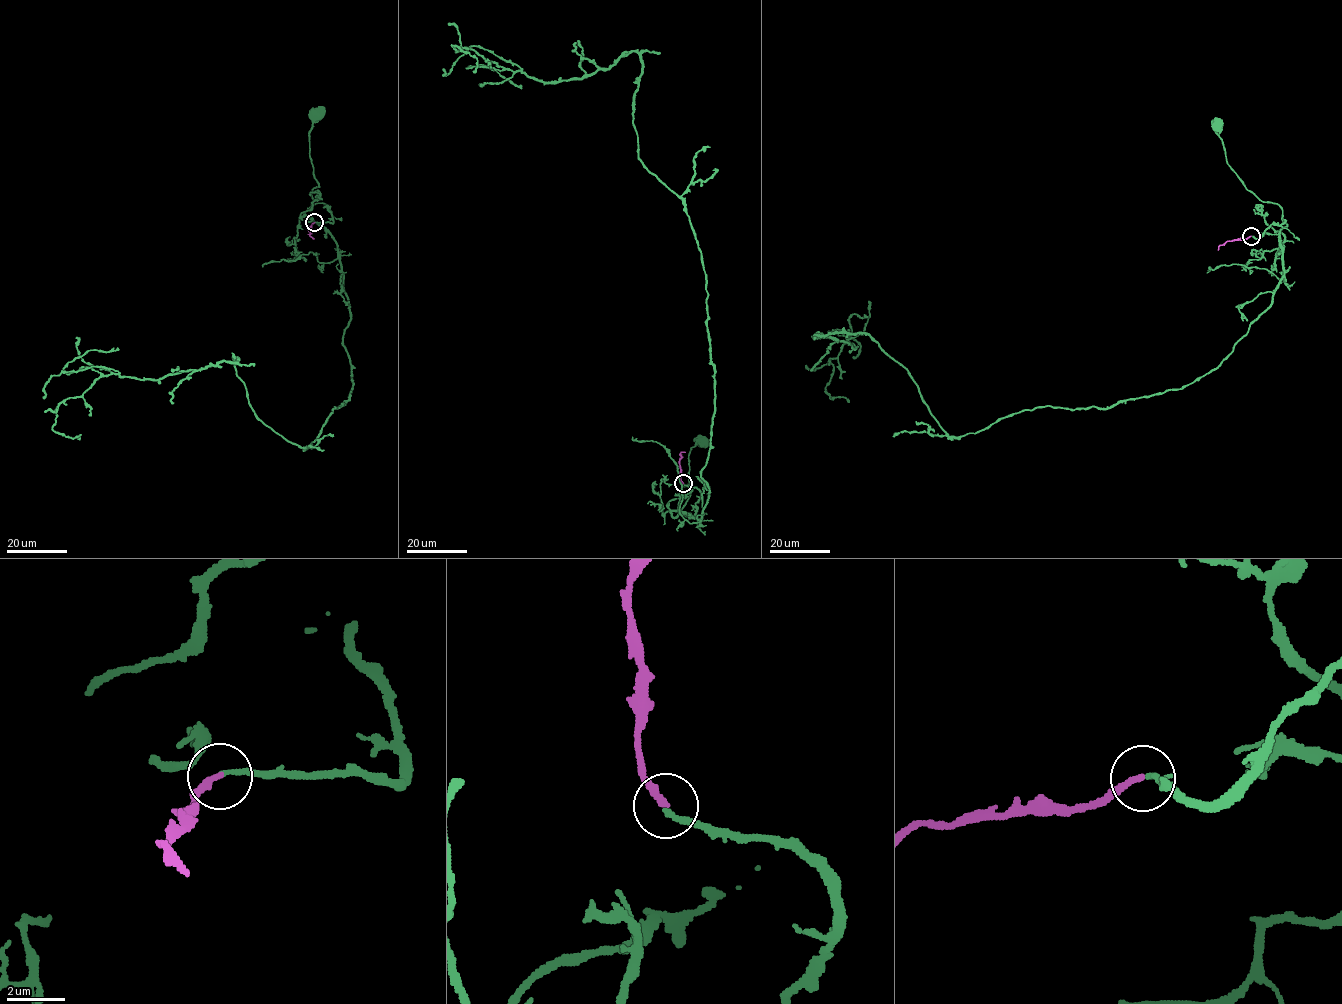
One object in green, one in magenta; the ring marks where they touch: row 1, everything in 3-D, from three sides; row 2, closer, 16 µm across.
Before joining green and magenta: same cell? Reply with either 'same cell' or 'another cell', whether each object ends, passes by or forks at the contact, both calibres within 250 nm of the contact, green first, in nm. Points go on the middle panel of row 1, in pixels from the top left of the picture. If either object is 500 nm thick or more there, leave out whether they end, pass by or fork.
same cell; green ends there; magenta ends there; 190 nm thick on the green side, 200 nm on the other

